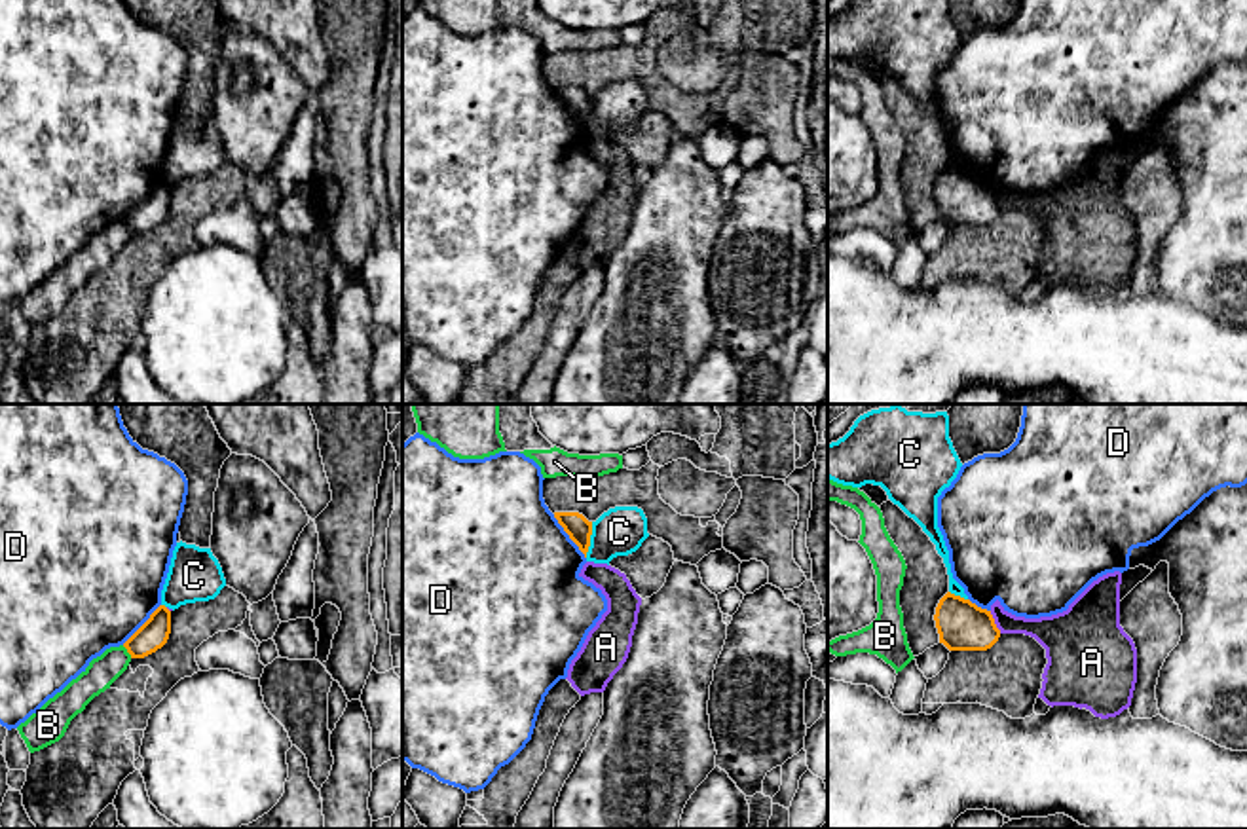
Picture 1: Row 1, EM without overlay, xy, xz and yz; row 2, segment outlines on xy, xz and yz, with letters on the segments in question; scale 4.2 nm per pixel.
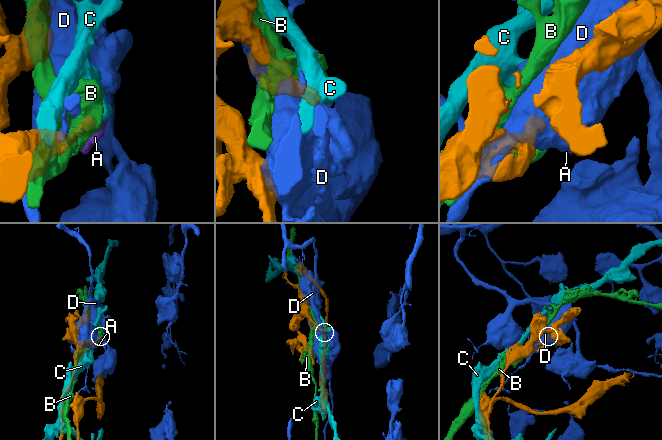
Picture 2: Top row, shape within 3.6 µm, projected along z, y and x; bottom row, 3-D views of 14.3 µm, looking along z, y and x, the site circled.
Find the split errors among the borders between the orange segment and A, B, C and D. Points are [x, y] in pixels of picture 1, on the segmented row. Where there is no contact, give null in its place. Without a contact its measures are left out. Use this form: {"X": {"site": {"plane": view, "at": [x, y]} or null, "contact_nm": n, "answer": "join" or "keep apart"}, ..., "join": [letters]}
{"A": {"site": {"plane": "yz", "at": [993, 623]}, "contact_nm": 110, "answer": "keep apart"}, "B": {"site": {"plane": "xy", "at": [128, 651]}, "contact_nm": 70, "answer": "keep apart"}, "C": {"site": {"plane": "xz", "at": [589, 539]}, "contact_nm": 160, "answer": "keep apart"}, "D": {"site": {"plane": "xz", "at": [570, 537]}, "contact_nm": 240, "answer": "keep apart"}, "join": []}

